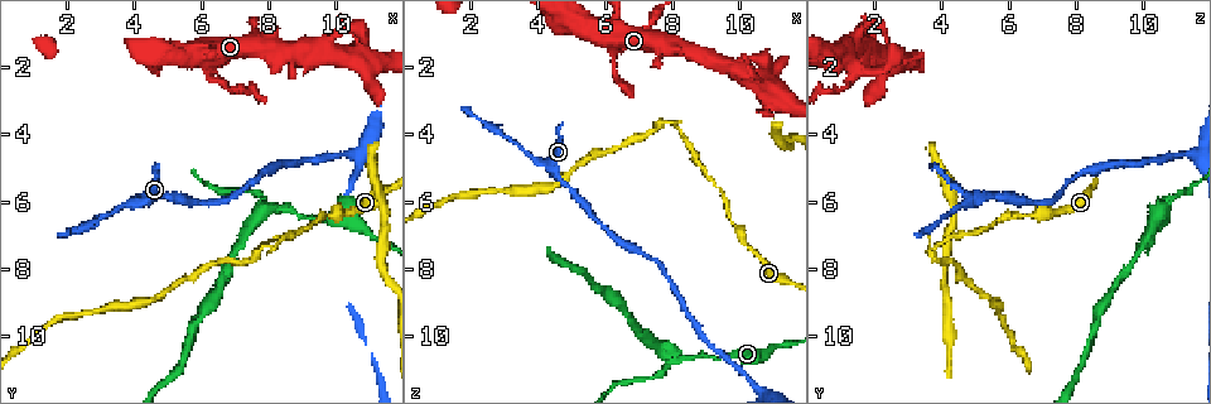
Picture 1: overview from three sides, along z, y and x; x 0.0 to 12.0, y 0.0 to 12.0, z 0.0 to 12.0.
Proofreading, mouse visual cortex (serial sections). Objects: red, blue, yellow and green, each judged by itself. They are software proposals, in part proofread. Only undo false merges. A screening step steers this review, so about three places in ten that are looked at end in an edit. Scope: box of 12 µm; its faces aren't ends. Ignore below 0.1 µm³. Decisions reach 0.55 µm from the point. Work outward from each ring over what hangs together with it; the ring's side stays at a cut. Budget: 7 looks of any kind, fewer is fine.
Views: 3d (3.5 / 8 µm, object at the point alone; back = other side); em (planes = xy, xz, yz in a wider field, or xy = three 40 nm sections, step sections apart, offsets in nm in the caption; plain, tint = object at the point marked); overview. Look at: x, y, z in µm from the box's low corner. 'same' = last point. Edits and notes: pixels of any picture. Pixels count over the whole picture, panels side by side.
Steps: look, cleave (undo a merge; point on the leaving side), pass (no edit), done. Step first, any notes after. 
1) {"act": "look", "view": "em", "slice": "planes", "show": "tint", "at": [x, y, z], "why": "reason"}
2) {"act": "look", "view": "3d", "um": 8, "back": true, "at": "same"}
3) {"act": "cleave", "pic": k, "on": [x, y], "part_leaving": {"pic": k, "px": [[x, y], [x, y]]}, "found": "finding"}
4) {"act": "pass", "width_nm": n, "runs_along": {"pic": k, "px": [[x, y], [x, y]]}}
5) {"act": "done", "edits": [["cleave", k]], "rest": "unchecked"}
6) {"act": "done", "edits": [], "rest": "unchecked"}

{"act": "look", "view": "3d", "um": 3.5, "at": [6.2, 2.2, 1.6]}

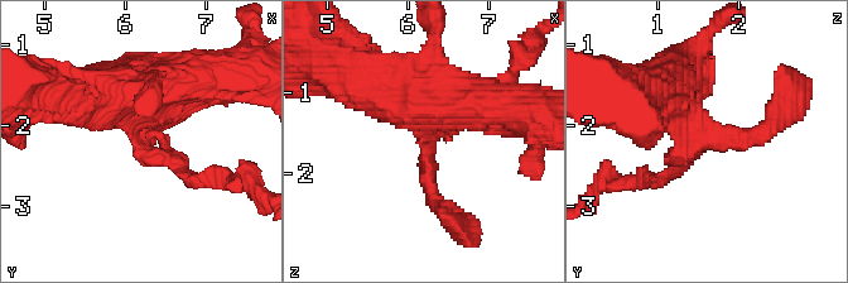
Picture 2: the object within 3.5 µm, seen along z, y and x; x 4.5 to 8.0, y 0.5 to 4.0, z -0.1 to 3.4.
{"act": "look", "view": "em", "slice": "xy", "step": 1, "show": "tint", "at": [6.20, 2.20, 1.45], "why": "shape alone is not enough"}

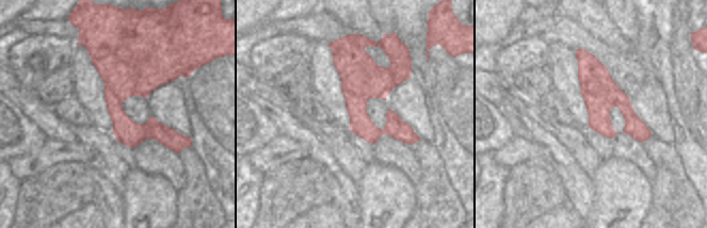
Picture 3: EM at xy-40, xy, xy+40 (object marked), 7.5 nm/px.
{"act": "look", "view": "em", "slice": "xy", "step": 3, "show": "tint", "at": "same"}

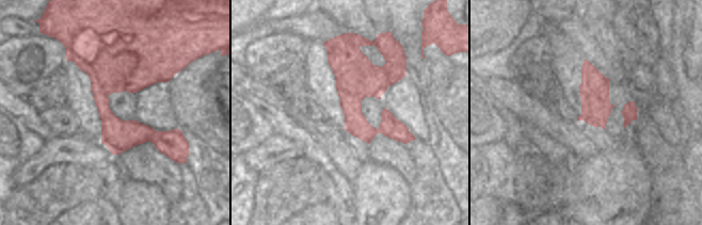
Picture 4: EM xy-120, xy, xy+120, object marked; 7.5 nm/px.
{"act": "cleave", "pic": 2, "on": [205, 174], "arms": 3, "arm_widths_nm": [200, 200, 600], "part_leaving": {"pic": 2, "px": [[173, 163], [188, 178], [255, 190]]}, "found": "two cells meet here"}

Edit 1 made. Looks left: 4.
{"act": "look", "view": "overview", "why": "redraw"}

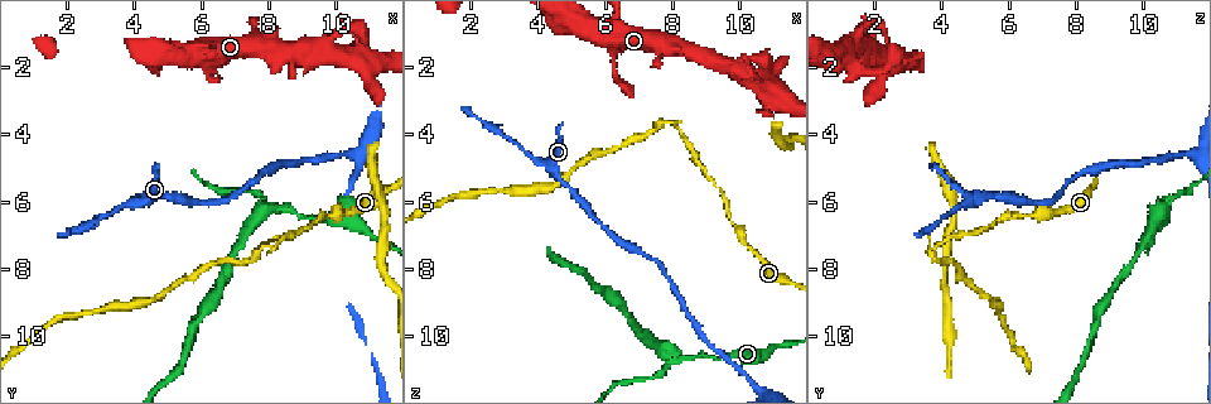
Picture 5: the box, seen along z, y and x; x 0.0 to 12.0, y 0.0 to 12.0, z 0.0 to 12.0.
{"act": "look", "view": "3d", "um": 3.5, "at": [7.8, 7.4, 3.7], "why": "thin neck"}

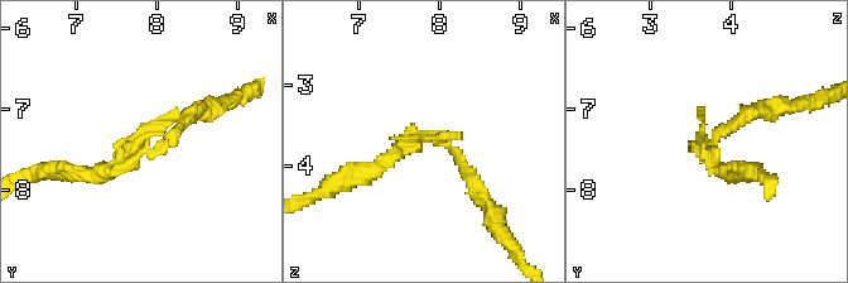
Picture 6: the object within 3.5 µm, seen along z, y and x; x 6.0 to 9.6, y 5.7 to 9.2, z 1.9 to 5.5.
{"act": "look", "view": "em", "slice": "xy", "step": 5, "show": "tint", "at": [7.90, 7.45, 3.70]}

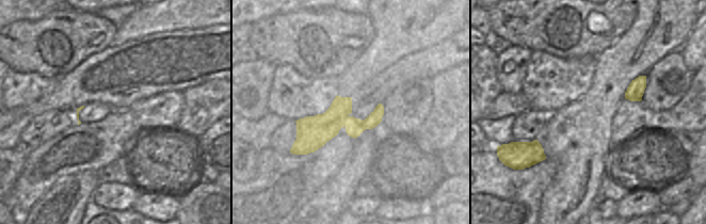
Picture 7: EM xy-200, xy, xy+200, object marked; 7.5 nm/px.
{"act": "cleave", "pic": 6, "on": [454, 135], "width_nm": 200, "part_leaving": {"pic": 6, "px": [[428, 142], [323, 190]]}, "found": "two cells meet here"}

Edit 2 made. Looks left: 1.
{"act": "look", "view": "3d", "um": 3.5, "at": [8.1, 6.3, 10.7]}

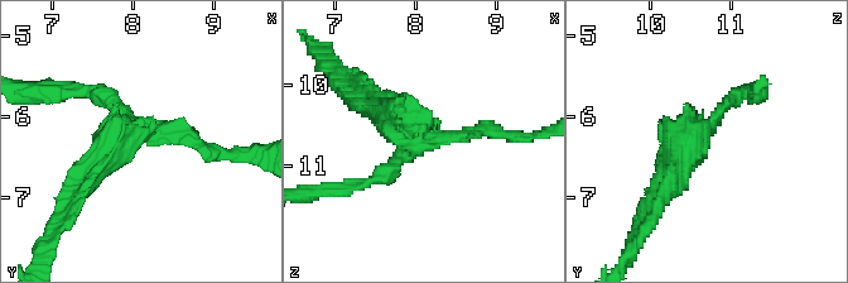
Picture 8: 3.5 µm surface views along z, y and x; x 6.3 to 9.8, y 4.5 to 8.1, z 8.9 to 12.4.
{"act": "cleave", "pic": 8, "on": [661, 135], "arm_widths_nm": [150, 200, 400], "part_leaving": {"pic": 8, "px": [[699, 134], [677, 162], [655, 216]]}, "found": "a second cell is stuck on"}

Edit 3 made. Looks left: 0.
{"act": "done", "edits": [["cleave", 2], ["cleave", 6], ["cleave", 8]], "rest": "unchecked"}

